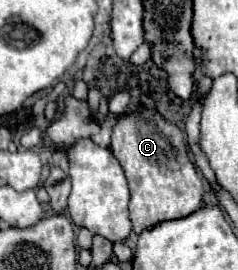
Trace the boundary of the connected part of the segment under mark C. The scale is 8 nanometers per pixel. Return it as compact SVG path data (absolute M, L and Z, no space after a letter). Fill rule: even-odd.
M138 104L134 110L122 114L114 124L112 132L112 152L120 160L120 166L126 172L128 186L130 186L130 220L134 224L134 232L140 234L144 228L150 228L164 220L176 220L192 214L204 202L204 182L200 180L194 164L188 158L188 150L184 144L182 130L164 120L156 108L148 108Z

